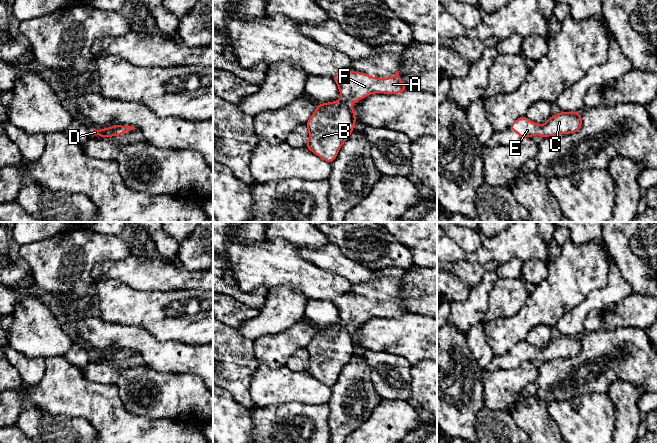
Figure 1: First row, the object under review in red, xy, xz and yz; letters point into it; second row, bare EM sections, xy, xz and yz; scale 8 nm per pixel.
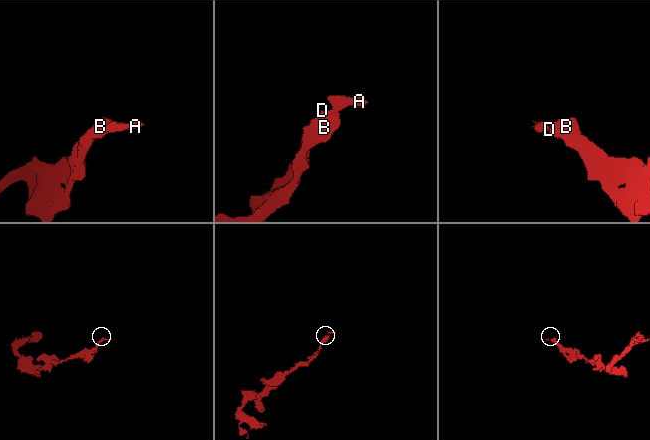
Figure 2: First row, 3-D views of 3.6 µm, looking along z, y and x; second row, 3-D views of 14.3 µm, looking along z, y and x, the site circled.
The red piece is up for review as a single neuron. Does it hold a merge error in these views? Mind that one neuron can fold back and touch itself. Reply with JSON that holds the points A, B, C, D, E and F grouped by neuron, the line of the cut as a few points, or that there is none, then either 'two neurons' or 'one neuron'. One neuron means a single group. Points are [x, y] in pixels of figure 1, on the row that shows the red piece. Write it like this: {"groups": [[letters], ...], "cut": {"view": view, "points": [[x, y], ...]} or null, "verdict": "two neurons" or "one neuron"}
{"groups": [["A", "B", "C", "D", "E", "F"]], "cut": null, "verdict": "one neuron"}

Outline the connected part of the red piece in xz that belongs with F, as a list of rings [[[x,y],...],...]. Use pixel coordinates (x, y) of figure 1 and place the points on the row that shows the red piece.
[[[347,70],[335,74],[333,79],[338,85],[341,99],[335,102],[317,104],[315,112],[305,124],[309,130],[306,148],[329,163],[337,157],[340,147],[353,131],[356,117],[351,102],[357,102],[372,93],[399,94],[407,89],[399,78],[399,71],[395,72],[394,77],[375,78],[365,73]]]

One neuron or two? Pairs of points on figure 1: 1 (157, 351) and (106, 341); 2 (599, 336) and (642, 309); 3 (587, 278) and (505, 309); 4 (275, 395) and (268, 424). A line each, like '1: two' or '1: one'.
1: one
2: two
3: two
4: two

